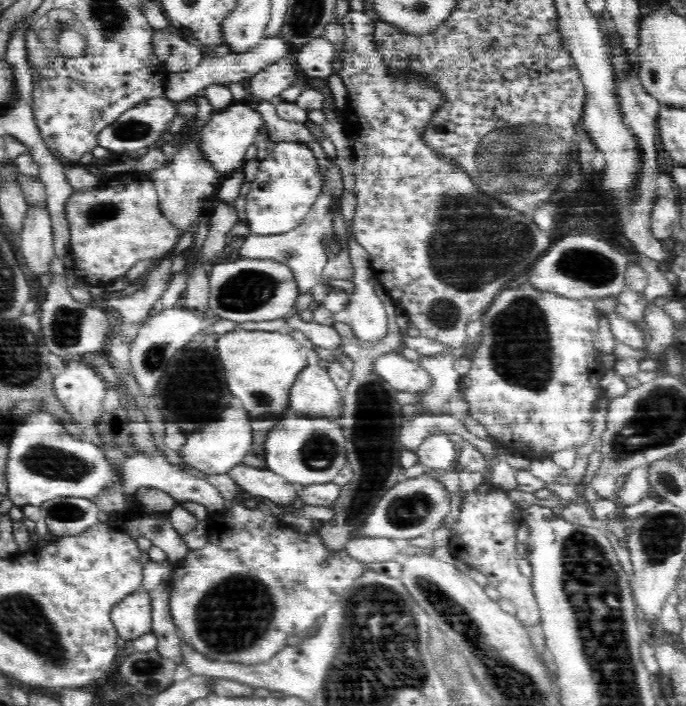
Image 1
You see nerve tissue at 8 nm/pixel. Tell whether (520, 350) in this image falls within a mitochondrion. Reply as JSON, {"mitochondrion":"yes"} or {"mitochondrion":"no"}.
{"mitochondrion":"yes"}

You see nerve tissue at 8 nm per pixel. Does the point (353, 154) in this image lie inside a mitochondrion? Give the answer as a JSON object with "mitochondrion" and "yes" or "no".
{"mitochondrion":"no"}

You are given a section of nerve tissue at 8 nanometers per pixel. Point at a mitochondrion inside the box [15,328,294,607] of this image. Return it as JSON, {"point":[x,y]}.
{"point":[54,462]}

